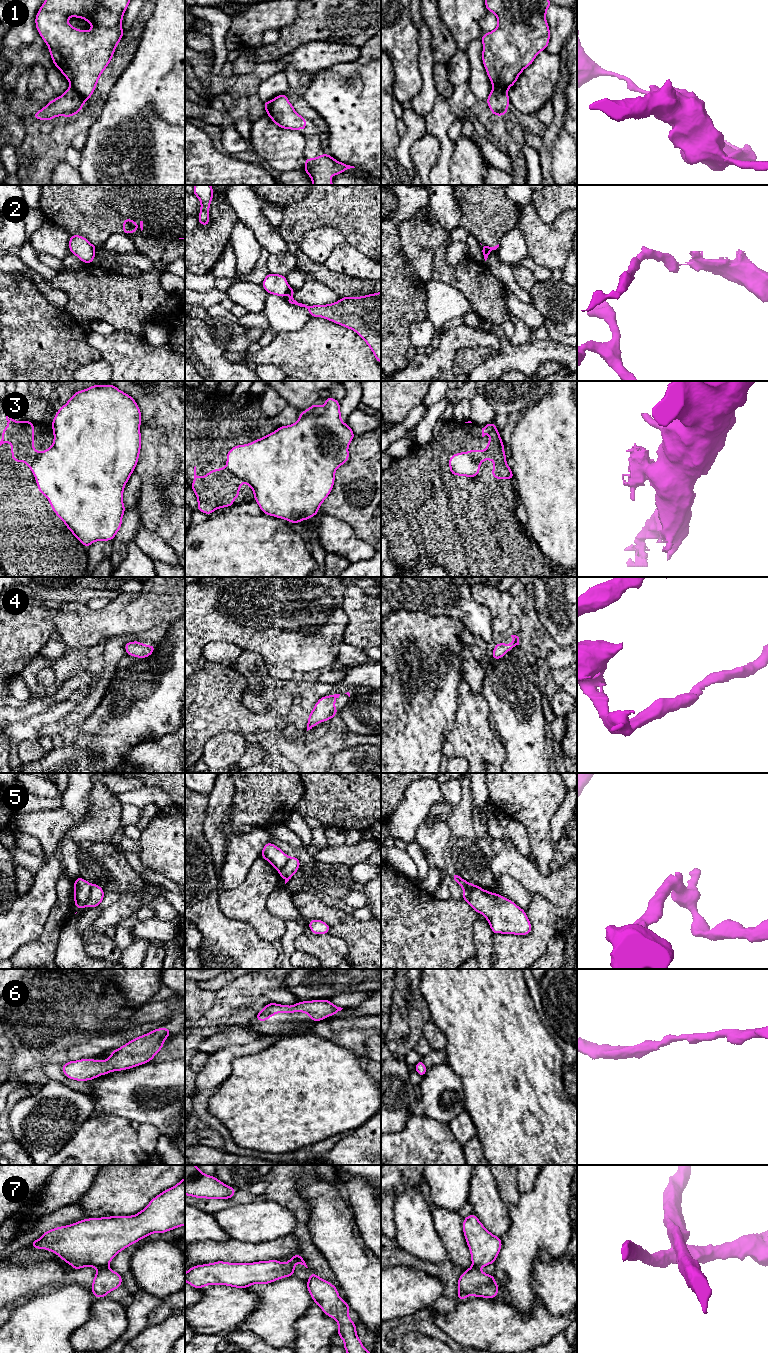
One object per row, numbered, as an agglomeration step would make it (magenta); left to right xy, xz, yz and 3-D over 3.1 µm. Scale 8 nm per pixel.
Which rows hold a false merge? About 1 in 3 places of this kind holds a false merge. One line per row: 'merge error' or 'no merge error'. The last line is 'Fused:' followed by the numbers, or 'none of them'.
1: merge error
2: merge error
3: merge error
4: no merge error
5: merge error
6: no merge error
7: merge error
Fused: 1, 2, 3, 5, 7

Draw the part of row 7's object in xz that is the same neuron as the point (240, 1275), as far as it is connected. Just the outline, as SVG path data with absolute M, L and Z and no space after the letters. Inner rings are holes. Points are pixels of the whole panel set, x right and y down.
M290 1259L287 1263L279 1260L254 1263L228 1263L217 1261L210 1264L192 1266L185 1273L185 1281L196 1289L206 1285L227 1285L247 1288L253 1284L270 1284L273 1281L293 1276L295 1264L302 1261Z

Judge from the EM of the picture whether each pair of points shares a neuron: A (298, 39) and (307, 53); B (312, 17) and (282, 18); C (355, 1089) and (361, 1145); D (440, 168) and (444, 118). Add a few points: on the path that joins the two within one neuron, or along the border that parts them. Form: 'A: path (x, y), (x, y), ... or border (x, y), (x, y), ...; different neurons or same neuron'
A: border (325, 40), (309, 41), (282, 57); different neurons
B: border (297, 10), (297, 17), (279, 30); different neurons
C: border (370, 1118), (346, 1133); different neurons
D: path (445, 156), (443, 130); same neuron

